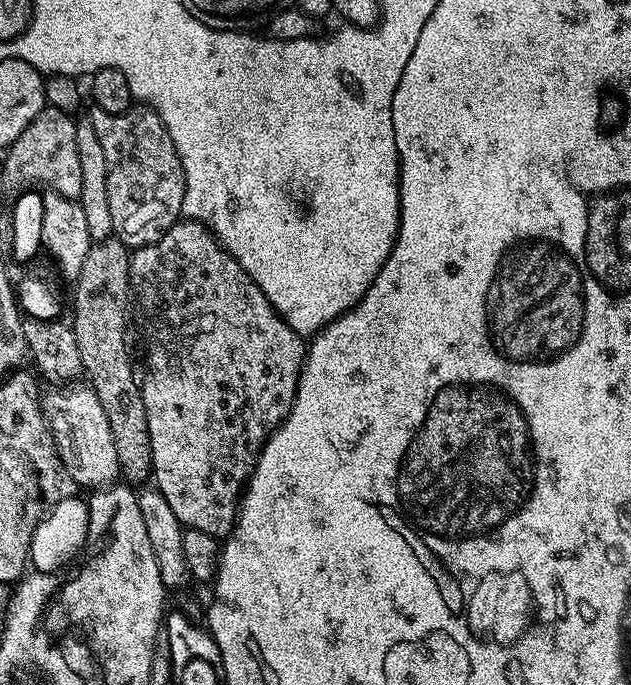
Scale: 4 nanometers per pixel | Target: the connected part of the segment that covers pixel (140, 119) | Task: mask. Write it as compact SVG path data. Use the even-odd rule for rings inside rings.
M136 106L124 113L122 116L110 116L100 114L95 117L94 123L98 130L98 138L103 140L104 144L108 144L108 152L112 152L112 156L107 156L106 160L112 160L112 184L116 184L116 192L112 192L112 196L116 196L116 200L110 203L110 218L112 219L112 232L115 239L118 239L129 250L135 250L158 242L158 238L162 238L162 234L173 224L177 223L182 216L182 202L184 201L184 171L182 170L182 162L178 158L178 150L174 150L174 142L170 142L170 134L166 130L166 126L162 126L162 118L158 118L158 114L153 108L147 106Z

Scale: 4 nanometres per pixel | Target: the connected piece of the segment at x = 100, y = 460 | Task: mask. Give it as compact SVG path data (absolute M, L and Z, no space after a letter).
M68 382L63 386L52 386L49 387L49 392L45 391L42 396L42 411L44 413L45 420L48 421L48 431L52 433L52 444L56 448L56 459L62 462L62 468L64 464L64 472L73 480L76 484L81 484L84 488L100 488L103 484L115 485L118 477L121 475L120 466L118 462L117 451L114 450L114 439L113 435L110 434L110 425L106 422L105 411L102 410L102 405L98 402L98 398L95 396L95 390L93 390L87 383L84 382Z

